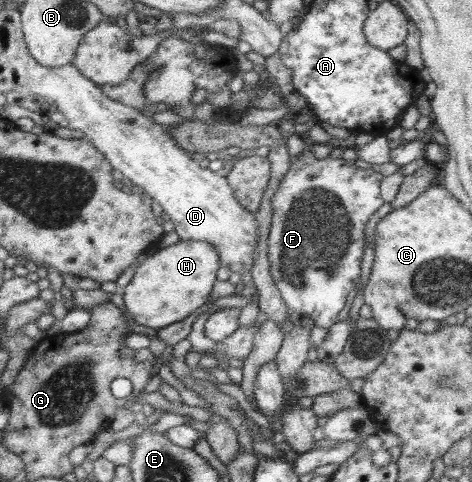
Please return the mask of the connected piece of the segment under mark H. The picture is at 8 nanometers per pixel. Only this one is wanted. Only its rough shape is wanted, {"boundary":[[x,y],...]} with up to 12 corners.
{"boundary":[[180,240],[135,269],[129,318],[154,330],[208,303],[220,267]]}

